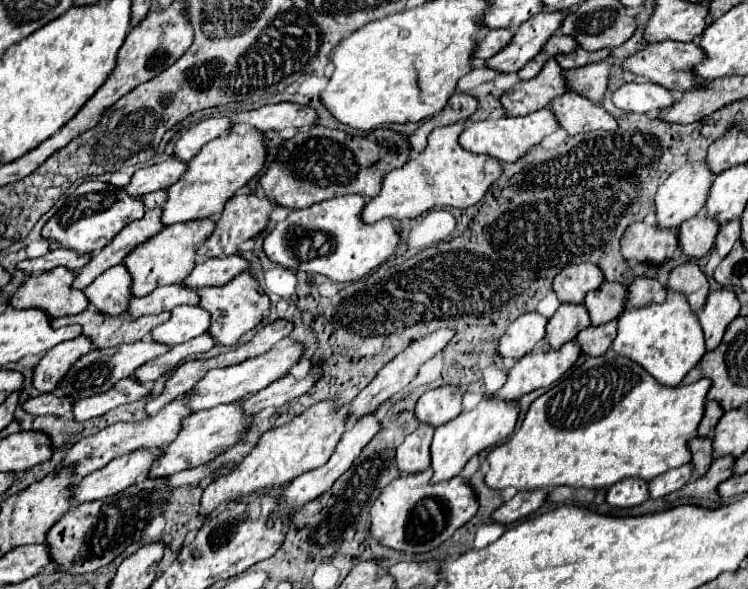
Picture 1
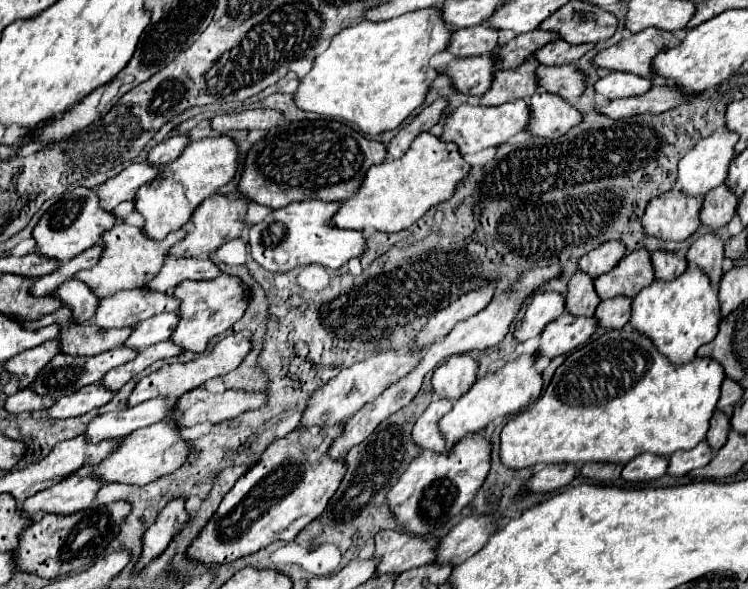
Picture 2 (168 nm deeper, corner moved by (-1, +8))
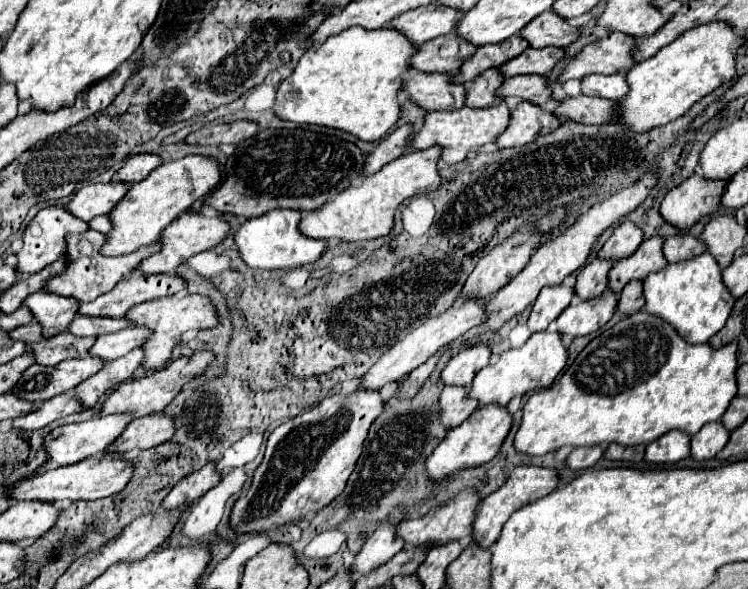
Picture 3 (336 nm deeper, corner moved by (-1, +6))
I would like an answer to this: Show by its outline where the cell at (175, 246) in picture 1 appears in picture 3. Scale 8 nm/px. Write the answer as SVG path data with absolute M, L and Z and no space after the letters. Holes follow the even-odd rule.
M89 229L81 235L67 235L65 243L67 243L67 253L65 253L67 255L67 269L65 269L65 273L49 279L43 287L43 291L63 295L63 297L73 297L77 301L91 301L91 299L97 299L99 295L111 291L111 287L115 287L117 281L121 281L131 271L135 271L137 263L141 263L147 255L151 255L159 249L159 243L155 243L155 245L141 247L141 249L127 253L127 255L101 257L99 247L103 245L103 233L93 231L93 229Z

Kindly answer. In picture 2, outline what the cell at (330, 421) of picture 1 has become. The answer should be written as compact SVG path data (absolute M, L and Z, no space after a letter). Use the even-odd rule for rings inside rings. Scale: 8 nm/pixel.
M405 347L403 351L379 353L371 359L365 359L361 363L355 363L355 365L343 369L337 377L329 379L323 387L319 387L319 389L315 389L315 393L311 393L311 397L307 399L305 409L301 413L301 421L299 421L297 429L307 429L313 425L335 427L339 423L345 423L355 413L359 413L359 409L363 409L363 405L377 399L387 389L387 385L405 377L417 365L417 361L419 361L419 353L409 351L409 347Z

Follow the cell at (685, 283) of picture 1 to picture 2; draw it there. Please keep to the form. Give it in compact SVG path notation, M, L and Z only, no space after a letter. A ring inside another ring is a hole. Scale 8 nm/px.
M703 235L687 251L687 263L695 263L711 281L719 285L721 281L721 263L723 263L723 241L715 235Z

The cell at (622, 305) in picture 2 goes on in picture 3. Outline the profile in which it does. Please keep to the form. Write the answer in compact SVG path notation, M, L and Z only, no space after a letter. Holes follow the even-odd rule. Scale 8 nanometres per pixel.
M631 281L631 283L627 283L623 287L623 291L621 291L617 311L621 311L623 315L631 315L631 313L639 311L643 305L645 305L643 281Z

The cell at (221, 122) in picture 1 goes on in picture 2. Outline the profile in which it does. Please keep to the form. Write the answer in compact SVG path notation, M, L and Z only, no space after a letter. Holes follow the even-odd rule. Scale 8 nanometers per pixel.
M177 133L177 135L171 135L169 139L165 139L165 141L161 141L157 147L153 147L151 151L149 151L149 163L153 163L153 165L169 165L169 163L173 163L181 153L183 153L183 149L189 145L189 133Z

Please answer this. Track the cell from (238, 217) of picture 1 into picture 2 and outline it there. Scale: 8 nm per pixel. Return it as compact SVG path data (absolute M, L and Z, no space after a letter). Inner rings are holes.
M213 195L207 201L203 201L203 205L199 205L199 209L195 211L195 215L191 217L191 221L187 223L187 235L183 241L179 241L171 255L177 257L209 257L211 253L215 253L225 241L231 241L235 237L239 237L245 229L251 227L251 223L245 223L243 217L247 213L249 201L239 197L239 199L231 199L227 195Z

